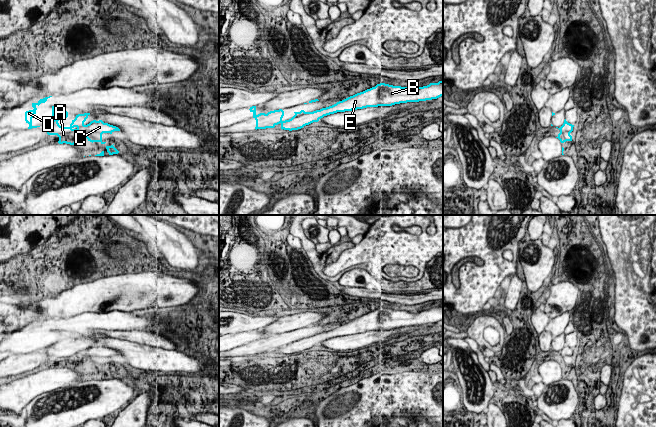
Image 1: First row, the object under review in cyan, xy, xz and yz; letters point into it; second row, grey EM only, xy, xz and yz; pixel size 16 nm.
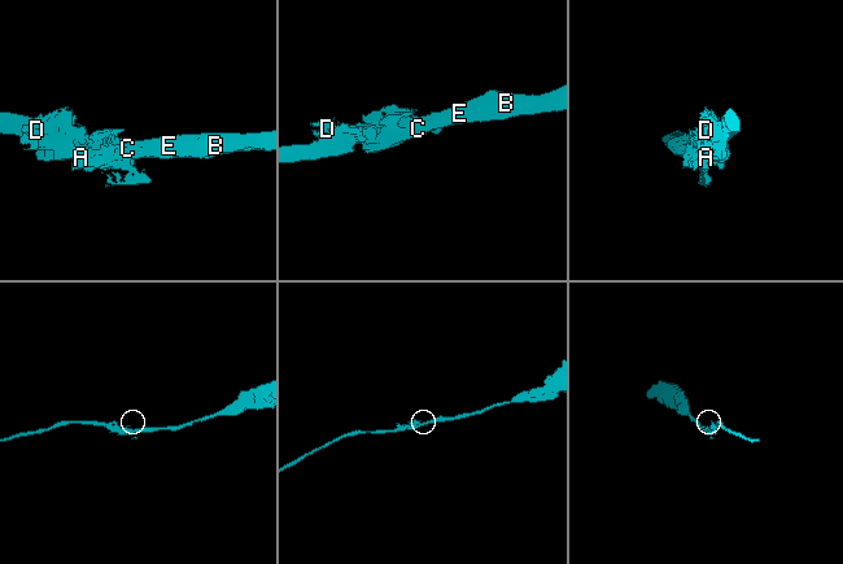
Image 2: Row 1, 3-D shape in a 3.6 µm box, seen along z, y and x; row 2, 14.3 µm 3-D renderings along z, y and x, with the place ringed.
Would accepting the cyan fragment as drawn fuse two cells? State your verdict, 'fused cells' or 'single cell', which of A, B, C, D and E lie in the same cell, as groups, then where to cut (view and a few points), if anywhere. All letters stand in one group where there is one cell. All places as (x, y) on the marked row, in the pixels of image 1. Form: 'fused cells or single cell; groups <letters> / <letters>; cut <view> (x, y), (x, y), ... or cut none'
single cell; groups A B C D E; cut none

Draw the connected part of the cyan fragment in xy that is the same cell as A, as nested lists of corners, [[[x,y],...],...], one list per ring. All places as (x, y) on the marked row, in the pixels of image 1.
[[[58,105],[52,106],[52,117],[54,118],[52,121],[49,123],[44,124],[44,128],[47,132],[48,135],[57,135],[59,137],[59,144],[70,144],[74,145],[77,140],[81,138],[87,138],[88,141],[90,142],[100,142],[101,144],[105,144],[106,142],[102,141],[102,134],[103,133],[110,133],[112,134],[114,131],[120,131],[120,129],[116,126],[110,125],[108,123],[104,123],[102,120],[96,121],[93,120],[89,124],[85,125],[84,122],[90,115],[90,113],[84,113],[84,114],[78,114],[76,115],[75,119],[72,120],[72,123],[70,124],[69,127],[63,127],[60,126],[58,121],[60,119],[66,119],[68,117],[68,112],[67,111],[61,111],[61,114],[57,116],[56,114],[58,113]]]

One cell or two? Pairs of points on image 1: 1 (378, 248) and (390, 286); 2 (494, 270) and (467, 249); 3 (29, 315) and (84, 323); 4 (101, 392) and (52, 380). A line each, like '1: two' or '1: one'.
1: two
2: one
3: two
4: two

